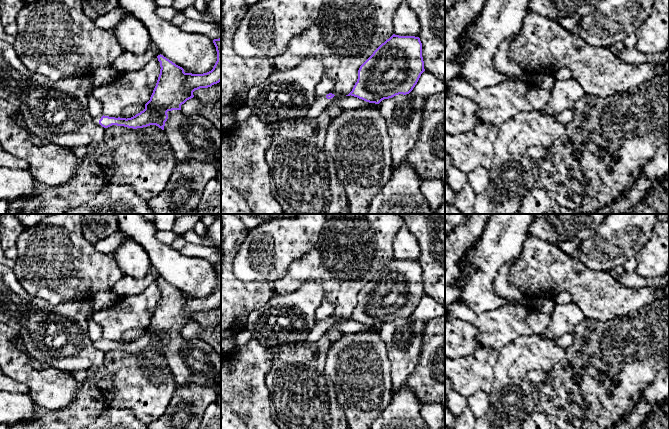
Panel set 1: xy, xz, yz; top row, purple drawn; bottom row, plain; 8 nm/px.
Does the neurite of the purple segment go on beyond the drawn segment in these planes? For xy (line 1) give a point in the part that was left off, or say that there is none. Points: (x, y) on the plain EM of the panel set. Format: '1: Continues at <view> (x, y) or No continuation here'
1: Continues at xy (96, 343)

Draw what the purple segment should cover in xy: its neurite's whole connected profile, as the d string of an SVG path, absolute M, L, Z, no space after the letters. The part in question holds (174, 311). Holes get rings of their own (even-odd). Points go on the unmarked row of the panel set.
M221 262L214 263L217 285L213 293L203 298L185 297L184 293L163 279L158 279L160 298L145 333L131 342L115 342L106 339L93 341L93 345L104 352L112 349L128 352L143 352L156 349L164 354L168 335L181 334L181 329L194 321L193 316L208 312L221 305Z

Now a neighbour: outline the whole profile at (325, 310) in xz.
M323 300L321 305L318 307L316 311L316 323L319 323L331 317L333 312L334 305L328 300Z

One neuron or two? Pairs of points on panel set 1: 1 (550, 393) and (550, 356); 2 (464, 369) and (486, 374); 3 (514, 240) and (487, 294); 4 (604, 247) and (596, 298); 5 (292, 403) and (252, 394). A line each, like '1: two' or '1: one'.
1: two
2: one
3: one
4: two
5: two

